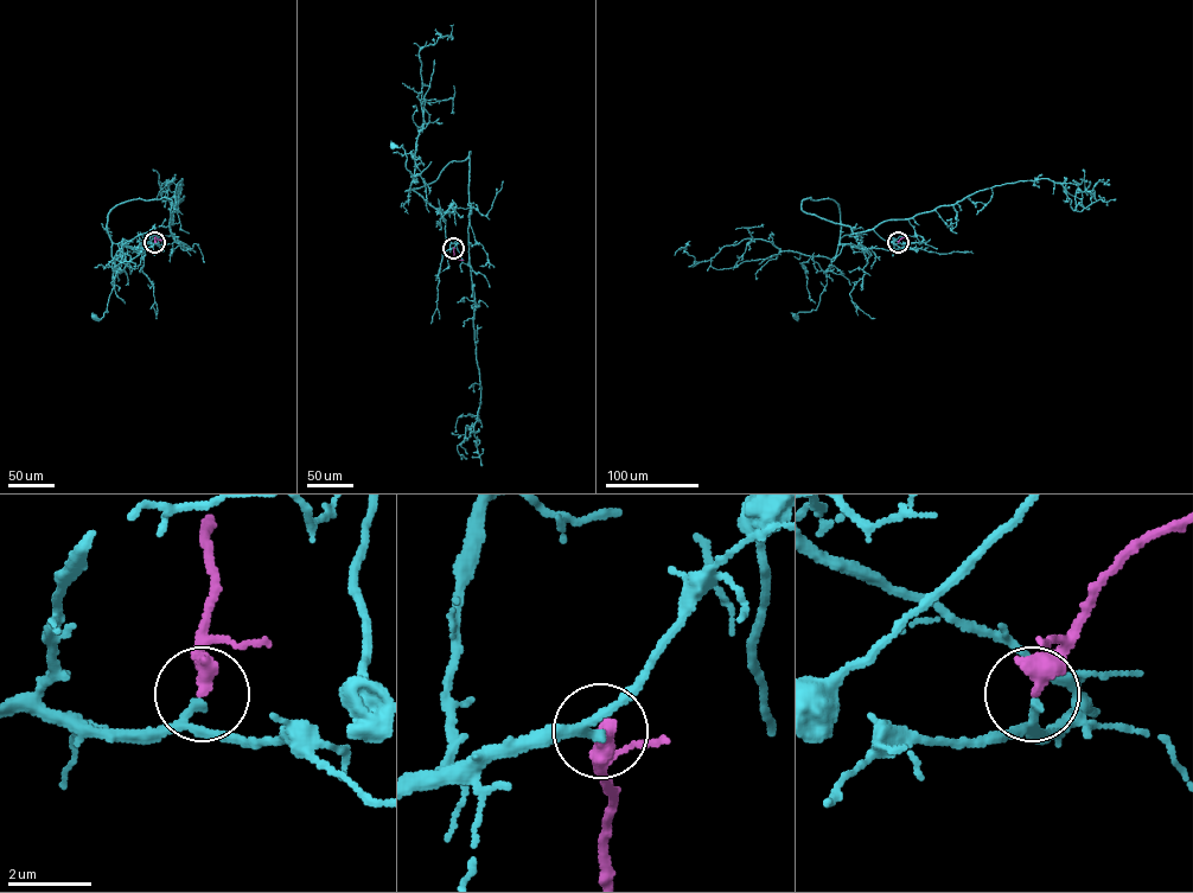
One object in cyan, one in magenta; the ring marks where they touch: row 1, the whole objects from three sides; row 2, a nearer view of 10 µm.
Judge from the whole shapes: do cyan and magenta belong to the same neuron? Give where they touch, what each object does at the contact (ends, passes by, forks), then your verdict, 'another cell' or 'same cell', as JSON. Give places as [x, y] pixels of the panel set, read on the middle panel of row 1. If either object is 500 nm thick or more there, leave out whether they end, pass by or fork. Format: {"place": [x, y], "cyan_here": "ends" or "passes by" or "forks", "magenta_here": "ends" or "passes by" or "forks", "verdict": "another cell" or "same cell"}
{"place": [453, 248], "cyan_here": "passes by", "magenta_here": "ends", "verdict": "same cell"}

